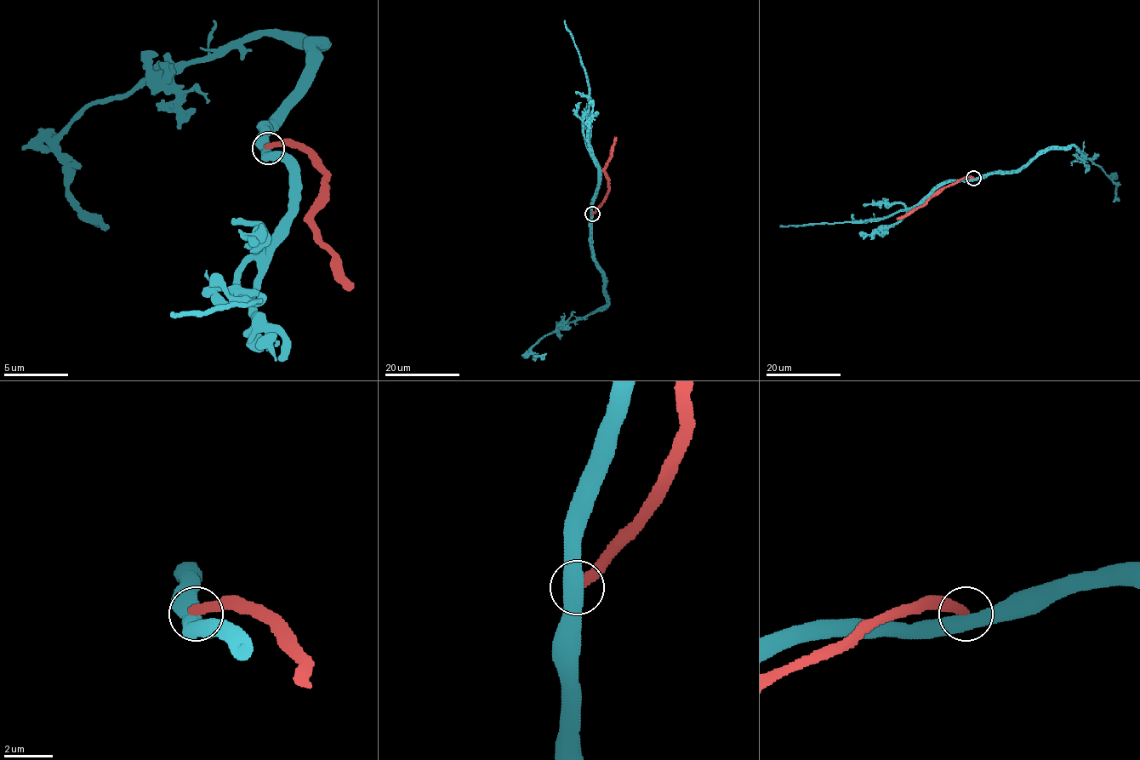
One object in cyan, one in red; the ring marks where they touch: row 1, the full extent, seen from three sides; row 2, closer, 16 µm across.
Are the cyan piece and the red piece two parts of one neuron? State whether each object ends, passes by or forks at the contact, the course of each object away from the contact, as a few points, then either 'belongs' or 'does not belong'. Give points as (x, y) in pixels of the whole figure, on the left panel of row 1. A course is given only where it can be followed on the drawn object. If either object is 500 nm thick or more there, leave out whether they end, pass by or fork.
cyan via (269, 149), (317, 45), (253, 36), (168, 61), (94, 100), (58, 142), (68, 194), (110, 226) | red via (269, 149), (294, 145), (324, 172), (324, 191), (314, 237), (350, 292) | does not belong

